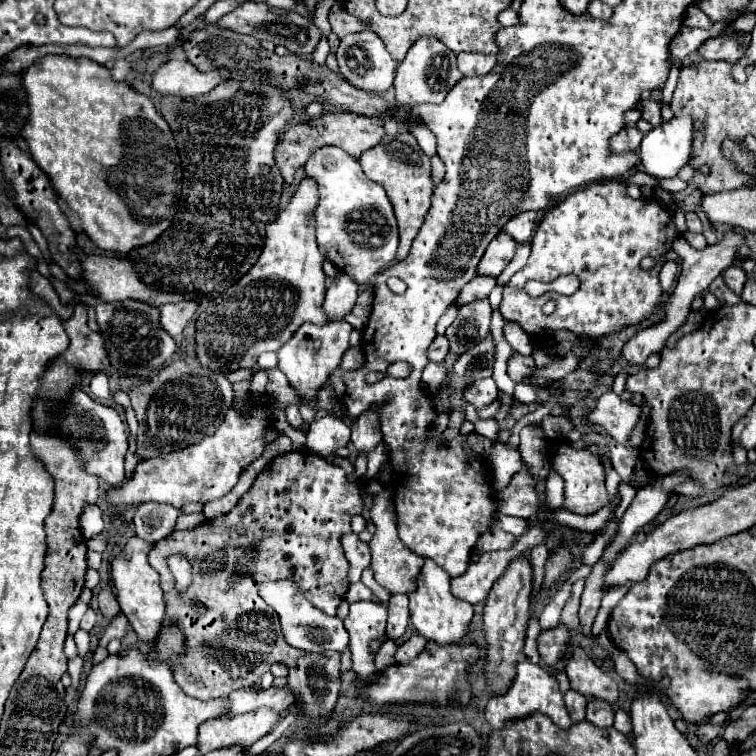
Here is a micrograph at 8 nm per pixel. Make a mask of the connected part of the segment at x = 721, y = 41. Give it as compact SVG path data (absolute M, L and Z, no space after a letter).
M740 32L734 38L726 38L726 36L716 36L706 40L700 48L698 54L704 60L728 60L728 62L736 62L744 56L748 44L750 44L750 34L748 32Z

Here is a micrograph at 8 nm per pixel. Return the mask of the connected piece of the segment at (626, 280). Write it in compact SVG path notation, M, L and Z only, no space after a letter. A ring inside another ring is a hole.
M622 180L596 182L594 186L586 186L584 190L578 190L564 198L542 218L532 238L528 264L504 286L500 312L504 320L516 320L524 332L528 332L538 342L542 342L546 328L566 328L578 336L598 340L600 336L622 330L628 324L638 324L642 318L652 314L662 296L658 282L660 264L654 270L646 272L640 268L640 260L644 256L660 260L664 252L672 248L672 242L676 238L678 234L672 216L654 198L630 198ZM564 274L574 274L580 280L580 288L572 296L546 292L538 298L530 298L524 292L526 280L552 282ZM546 302L556 304L556 310L550 316L542 312L542 306Z

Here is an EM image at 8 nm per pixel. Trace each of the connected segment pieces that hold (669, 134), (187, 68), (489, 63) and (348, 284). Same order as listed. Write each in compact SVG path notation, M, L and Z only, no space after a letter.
M672 118L650 130L638 148L640 164L646 174L674 178L690 158L692 122L690 118Z
M168 60L154 72L152 88L160 94L196 98L224 80L222 74L200 72L188 60Z
M460 52L458 54L458 70L464 76L484 76L488 74L488 70L492 70L496 64L496 56L494 54L468 54L468 52Z
M340 272L326 290L326 298L322 304L326 318L330 322L346 318L356 304L356 296L358 296L358 286L354 286L354 280L348 274Z

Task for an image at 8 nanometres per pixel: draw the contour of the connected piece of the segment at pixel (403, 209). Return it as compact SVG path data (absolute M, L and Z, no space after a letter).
M398 132L392 140L388 138L388 150L384 148L384 144L376 144L374 148L366 150L358 162L360 162L366 178L378 182L386 190L386 194L394 206L394 214L396 214L398 230L400 230L400 244L398 244L396 260L404 260L408 256L412 240L416 238L416 234L424 222L424 216L430 208L430 196L434 190L432 180L430 180L430 158L426 158L426 154L422 154L422 148L418 146L418 142L414 138L410 138L410 134Z

